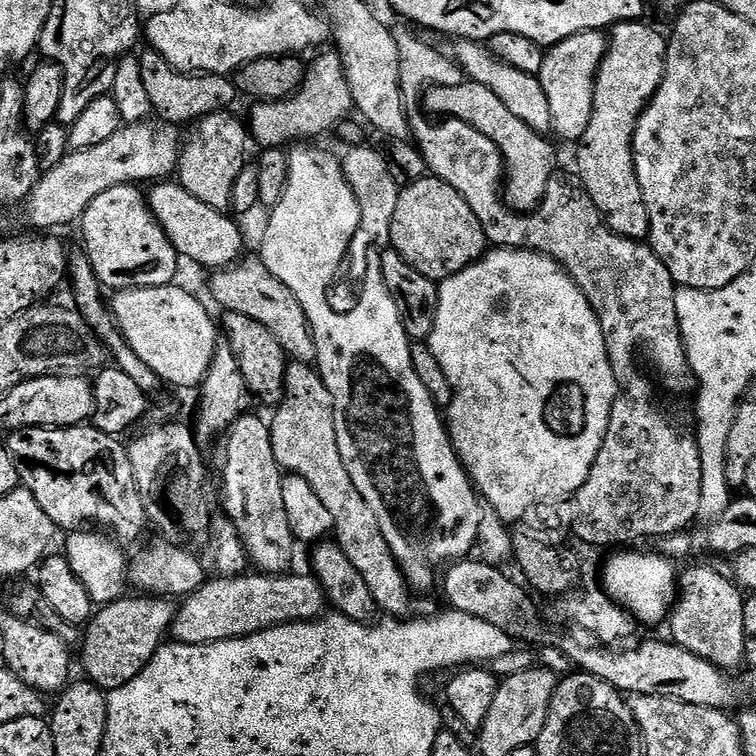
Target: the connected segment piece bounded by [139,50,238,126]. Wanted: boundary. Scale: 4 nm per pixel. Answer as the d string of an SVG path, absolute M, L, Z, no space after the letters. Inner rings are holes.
M151 50L139 53L142 83L146 85L146 95L150 97L153 113L165 125L181 126L198 120L201 116L208 116L211 112L231 109L232 103L238 100L235 83L227 76L213 76L211 74L197 74L195 72L180 72L162 54Z

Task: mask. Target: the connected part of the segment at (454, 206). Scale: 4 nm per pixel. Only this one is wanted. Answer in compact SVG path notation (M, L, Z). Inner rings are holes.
M431 174L401 187L398 206L394 206L390 238L390 247L402 254L418 274L426 274L426 278L437 282L477 264L490 248L482 222L478 222L474 210L466 206L466 198L462 198L454 186Z

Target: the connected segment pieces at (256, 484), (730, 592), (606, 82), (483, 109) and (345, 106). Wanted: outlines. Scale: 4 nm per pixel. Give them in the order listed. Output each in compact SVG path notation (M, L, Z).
M245 414L240 416L228 429L224 440L224 465L220 468L220 484L224 487L223 511L226 513L248 551L249 561L257 564L259 571L264 574L284 574L292 564L292 544L294 537L290 522L287 521L285 503L282 500L282 469L274 458L272 445L272 430L267 419L260 416Z
M688 568L683 569L678 580L678 595L675 597L670 613L670 625L672 624L671 639L681 644L686 650L698 654L698 658L704 658L714 666L725 670L733 670L739 664L745 663L744 651L746 650L746 634L744 633L744 601L741 589L727 575L715 572L712 568Z
M627 20L625 24L614 24L610 29L610 43L600 68L595 75L593 86L593 110L589 125L578 141L576 152L578 179L590 194L594 206L603 216L611 232L625 236L628 240L643 241L650 230L650 218L646 214L646 202L642 198L642 186L638 186L638 174L634 170L632 157L632 135L645 106L654 98L664 77L664 63L668 53L665 33L651 28L648 22Z
M471 82L458 86L438 86L431 89L426 108L429 113L439 117L461 120L466 122L466 126L474 126L478 134L486 134L486 138L498 146L506 169L506 187L502 195L509 208L517 212L530 212L544 201L546 186L550 186L550 178L557 171L556 152L548 138L526 126L522 118L510 114L506 102L502 102L498 94L486 90L486 86Z
M335 50L323 52L321 51L319 53L321 56L313 64L309 63L307 65L304 83L292 95L288 96L285 100L265 100L251 105L253 108L252 124L250 120L250 136L255 143L257 140L260 146L264 148L288 146L293 142L300 142L305 138L312 138L308 136L320 136L323 132L330 130L332 132L340 128L351 117L348 115L353 115L354 105L352 103L352 95L350 94L350 82L346 82L346 70L342 66L340 53Z

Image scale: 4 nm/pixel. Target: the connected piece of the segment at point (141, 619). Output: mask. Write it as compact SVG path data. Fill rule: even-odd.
M128 594L101 607L82 636L82 668L85 677L104 692L120 689L141 673L160 647L176 617L177 605L169 597Z

